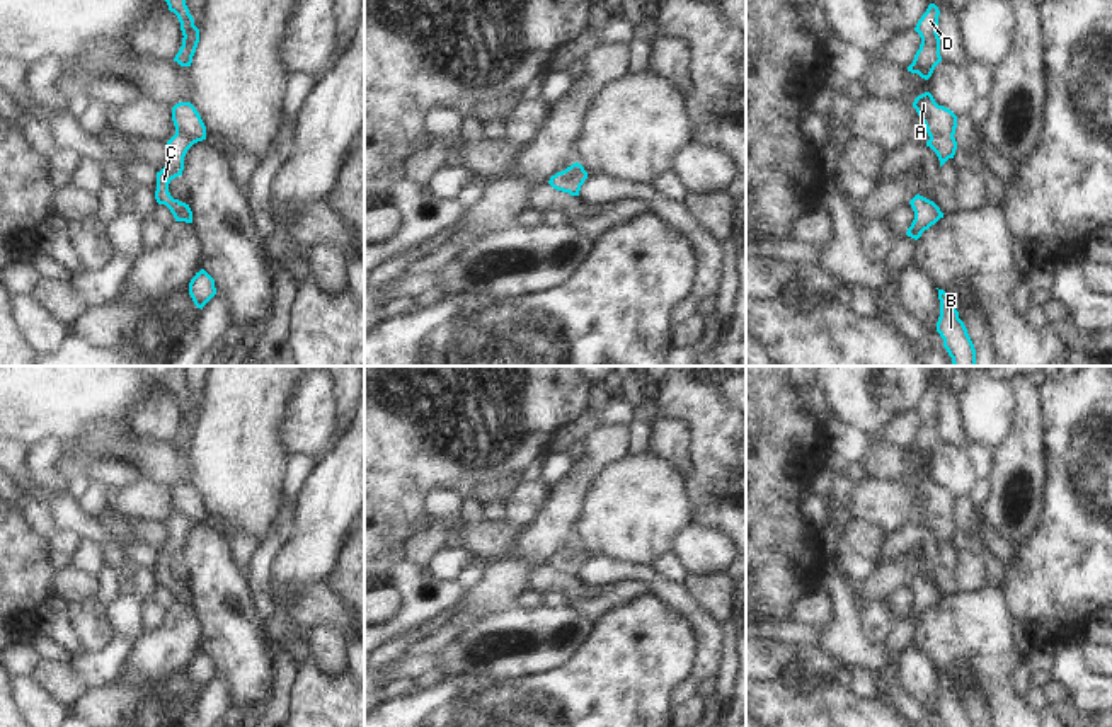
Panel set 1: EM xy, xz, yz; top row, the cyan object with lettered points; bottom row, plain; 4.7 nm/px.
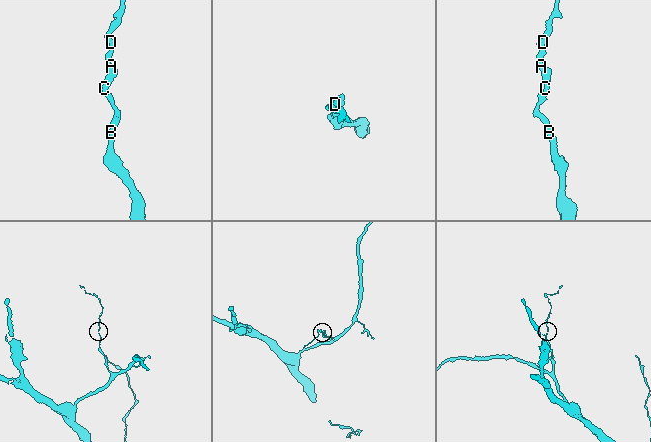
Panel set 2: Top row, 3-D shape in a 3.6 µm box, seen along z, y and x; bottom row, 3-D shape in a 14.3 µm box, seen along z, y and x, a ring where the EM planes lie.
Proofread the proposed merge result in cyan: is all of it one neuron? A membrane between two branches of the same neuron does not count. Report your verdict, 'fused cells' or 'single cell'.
single cell

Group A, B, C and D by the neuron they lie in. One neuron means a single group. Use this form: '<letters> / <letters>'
A B C D

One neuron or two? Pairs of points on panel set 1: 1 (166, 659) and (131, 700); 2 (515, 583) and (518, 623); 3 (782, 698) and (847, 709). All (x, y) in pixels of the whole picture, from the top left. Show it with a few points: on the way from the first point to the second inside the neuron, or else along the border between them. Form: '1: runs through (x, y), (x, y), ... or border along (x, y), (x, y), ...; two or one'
1: border along (186, 664), (142, 681), (120, 681); two
2: border along (516, 606), (491, 613), (479, 622); two
3: runs through (797, 709), (831, 709); one

